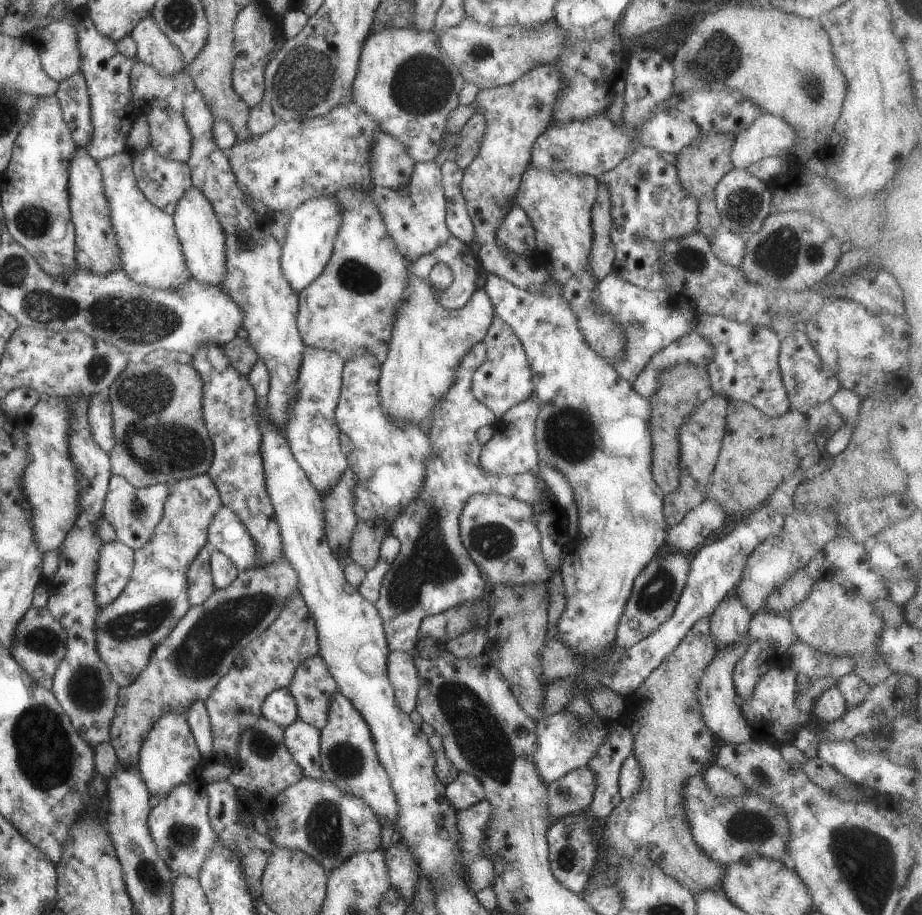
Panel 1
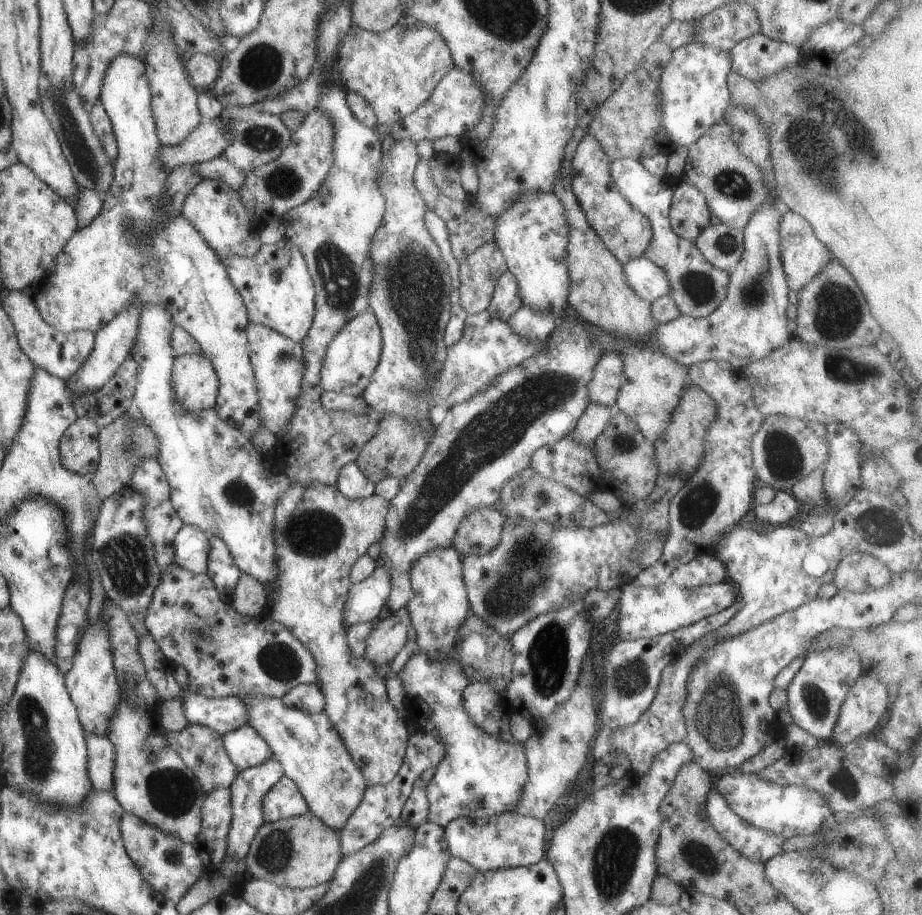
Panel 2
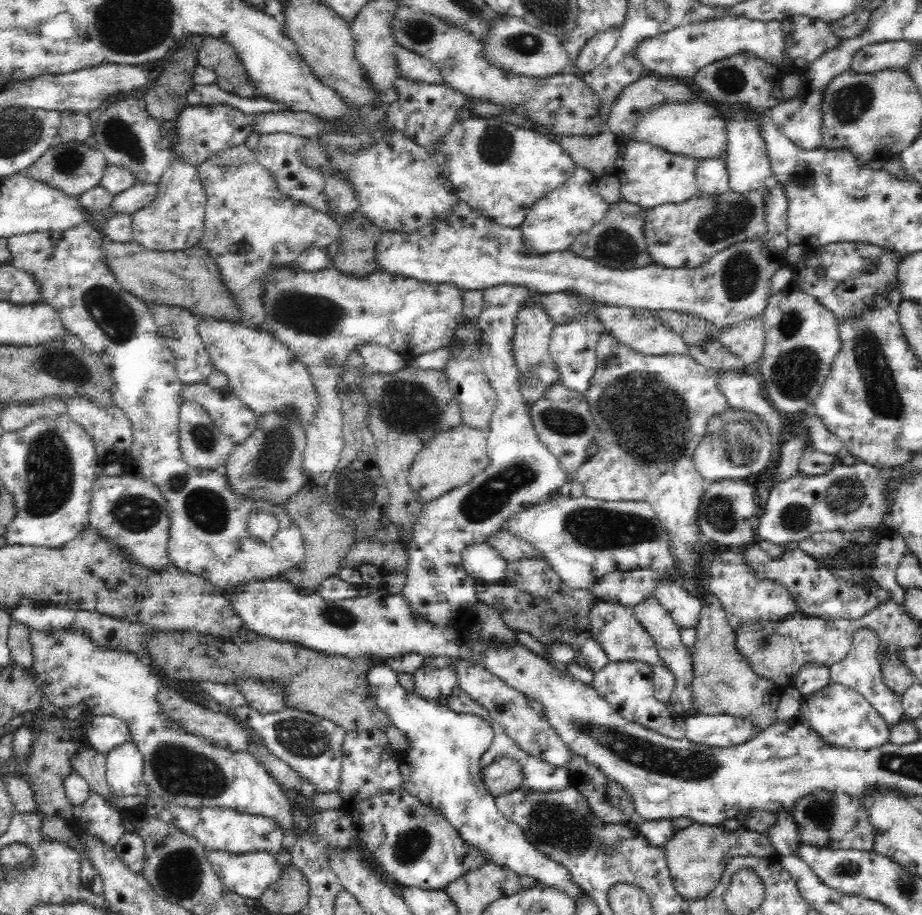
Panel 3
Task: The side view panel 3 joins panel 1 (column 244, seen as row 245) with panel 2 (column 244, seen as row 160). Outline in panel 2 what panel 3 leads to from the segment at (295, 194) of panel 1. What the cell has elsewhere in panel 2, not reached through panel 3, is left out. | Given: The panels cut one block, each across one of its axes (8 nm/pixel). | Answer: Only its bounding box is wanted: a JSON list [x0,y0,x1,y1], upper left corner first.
[193,156,246,192]

